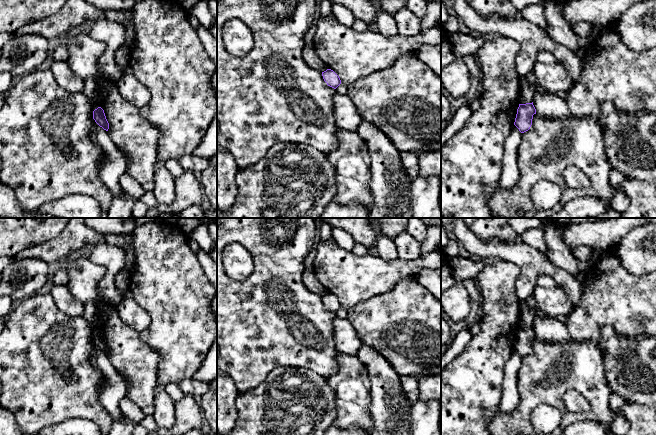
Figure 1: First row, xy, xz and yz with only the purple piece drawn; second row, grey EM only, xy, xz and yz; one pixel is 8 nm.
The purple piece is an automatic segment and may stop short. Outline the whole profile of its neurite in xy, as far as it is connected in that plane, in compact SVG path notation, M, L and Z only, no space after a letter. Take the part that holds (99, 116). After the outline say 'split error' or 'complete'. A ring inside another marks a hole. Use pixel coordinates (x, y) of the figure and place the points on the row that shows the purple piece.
M98 107L93 111L93 119L95 122L102 127L104 130L108 131L109 123L106 119L104 110L101 107Z | complete

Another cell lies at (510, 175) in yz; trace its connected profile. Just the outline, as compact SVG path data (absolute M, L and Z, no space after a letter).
M514 125L511 133L505 139L499 188L512 188L520 179L518 150L521 144L521 134L519 129Z

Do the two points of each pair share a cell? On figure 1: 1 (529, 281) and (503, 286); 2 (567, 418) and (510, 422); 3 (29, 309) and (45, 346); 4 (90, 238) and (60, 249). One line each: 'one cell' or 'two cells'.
1: two cells
2: one cell
3: one cell
4: one cell

